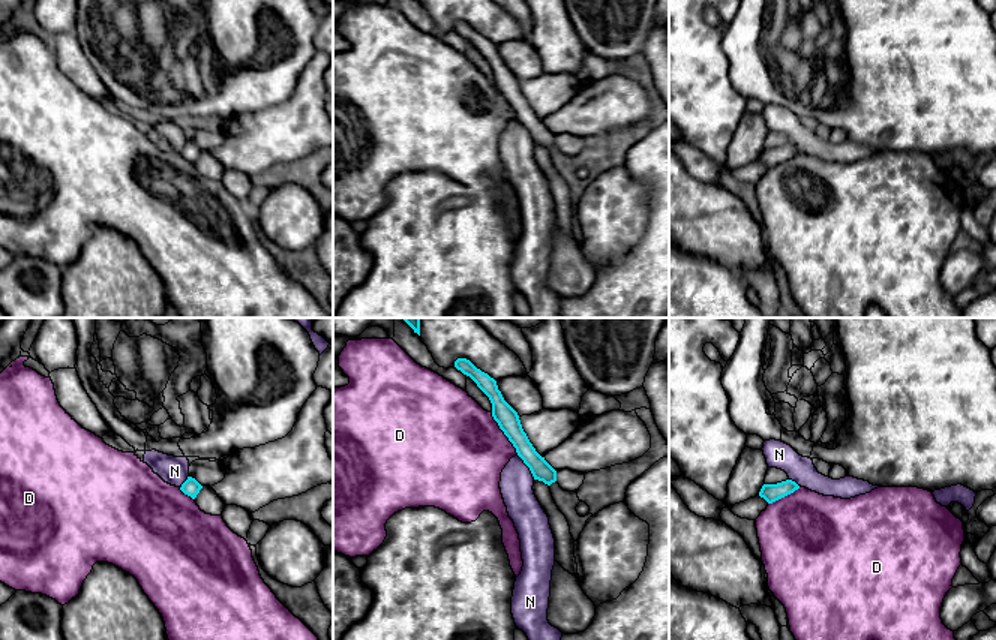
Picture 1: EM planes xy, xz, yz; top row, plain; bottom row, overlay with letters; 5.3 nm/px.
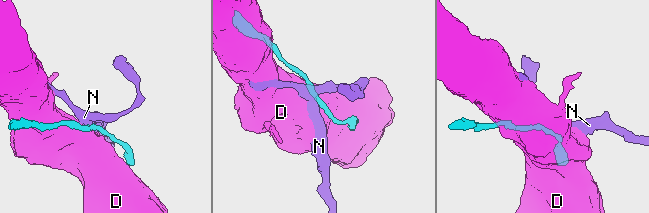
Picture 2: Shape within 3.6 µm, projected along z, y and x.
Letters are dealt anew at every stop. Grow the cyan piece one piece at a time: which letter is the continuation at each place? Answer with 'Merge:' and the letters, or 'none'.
Merge: none

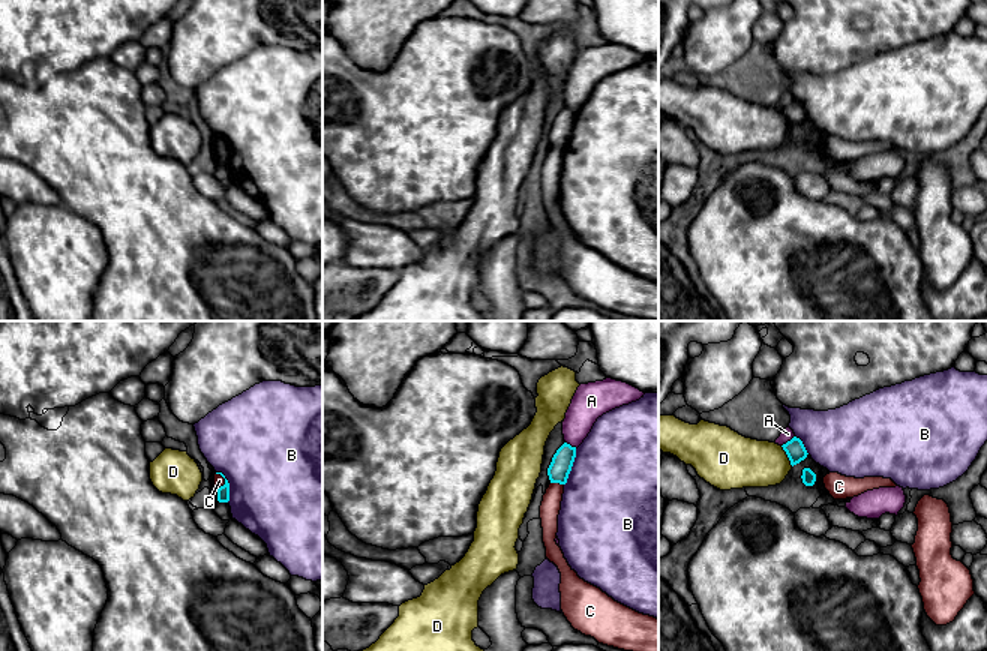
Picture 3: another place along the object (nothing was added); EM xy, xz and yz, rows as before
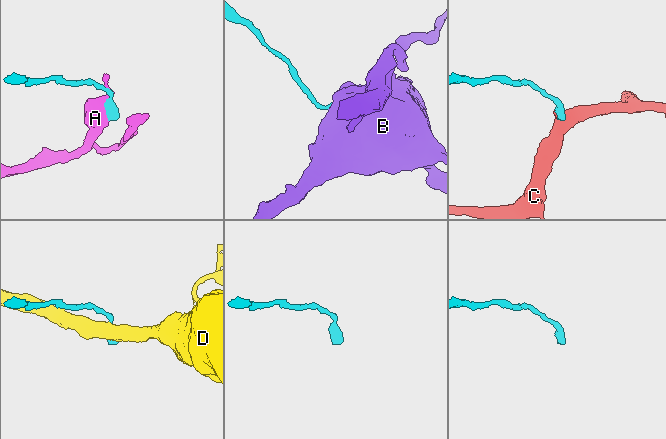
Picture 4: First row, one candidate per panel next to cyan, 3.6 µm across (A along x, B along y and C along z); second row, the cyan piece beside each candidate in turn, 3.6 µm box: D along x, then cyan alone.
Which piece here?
Merge: none

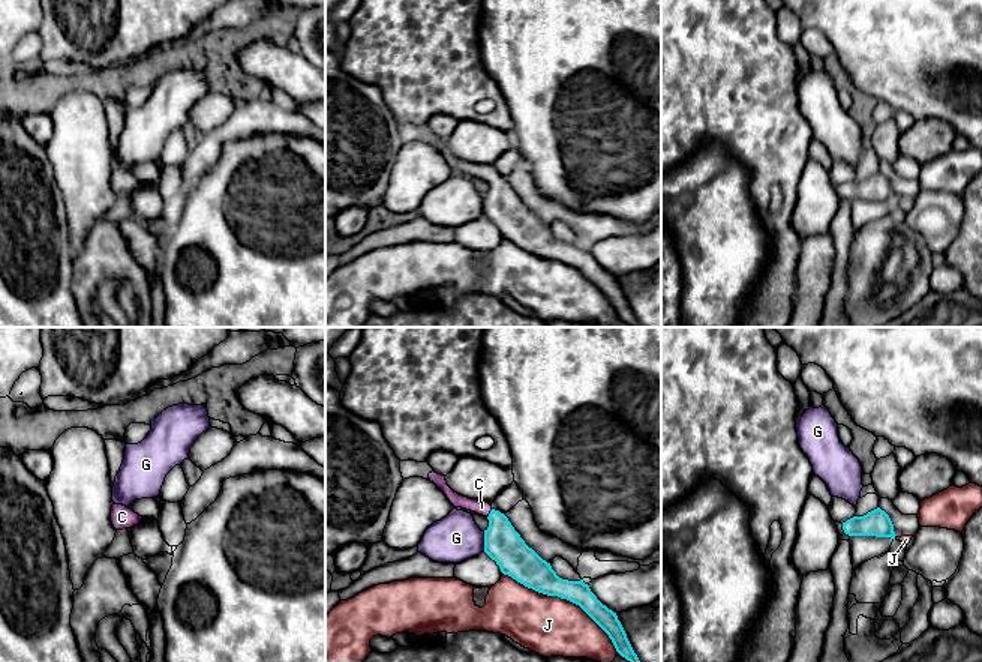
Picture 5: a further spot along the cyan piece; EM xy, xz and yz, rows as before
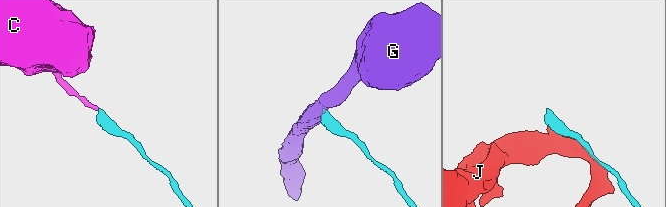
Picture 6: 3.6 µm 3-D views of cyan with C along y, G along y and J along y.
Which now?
Merge: C

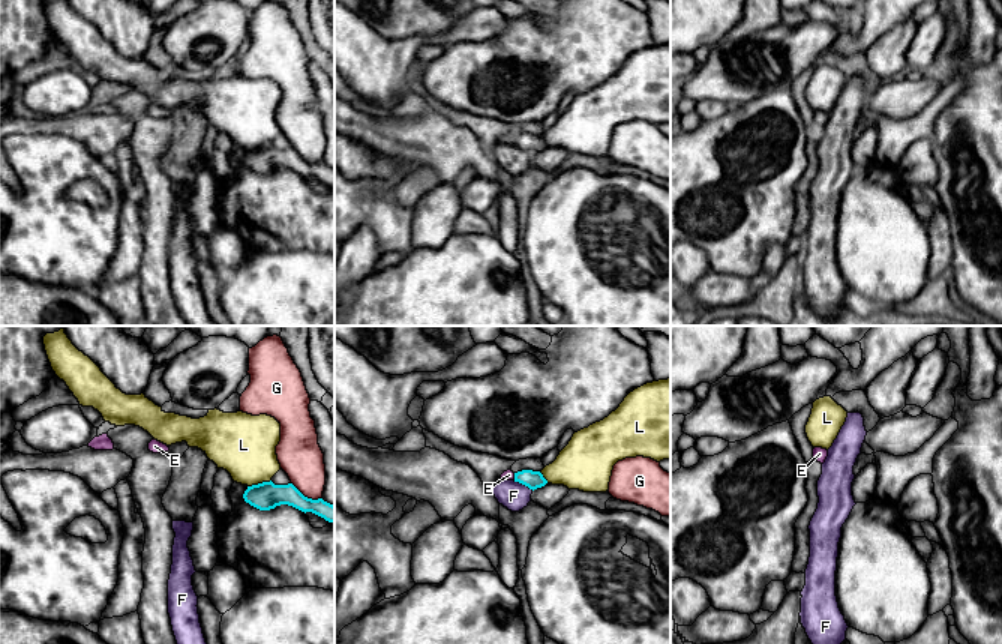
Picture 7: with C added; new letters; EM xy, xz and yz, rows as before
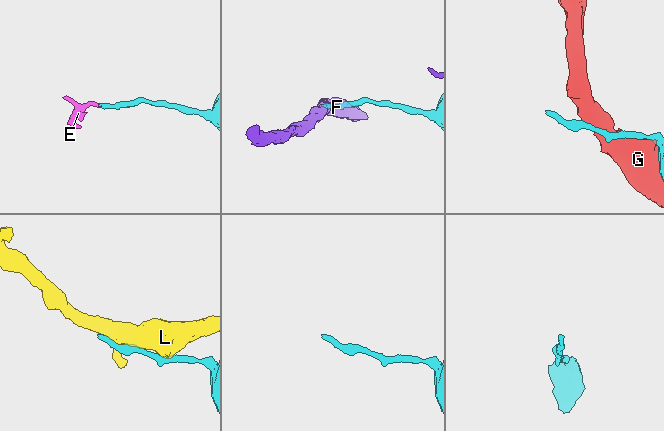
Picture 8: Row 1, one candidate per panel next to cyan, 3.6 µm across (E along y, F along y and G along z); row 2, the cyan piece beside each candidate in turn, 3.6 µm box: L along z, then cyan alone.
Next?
Merge: E

